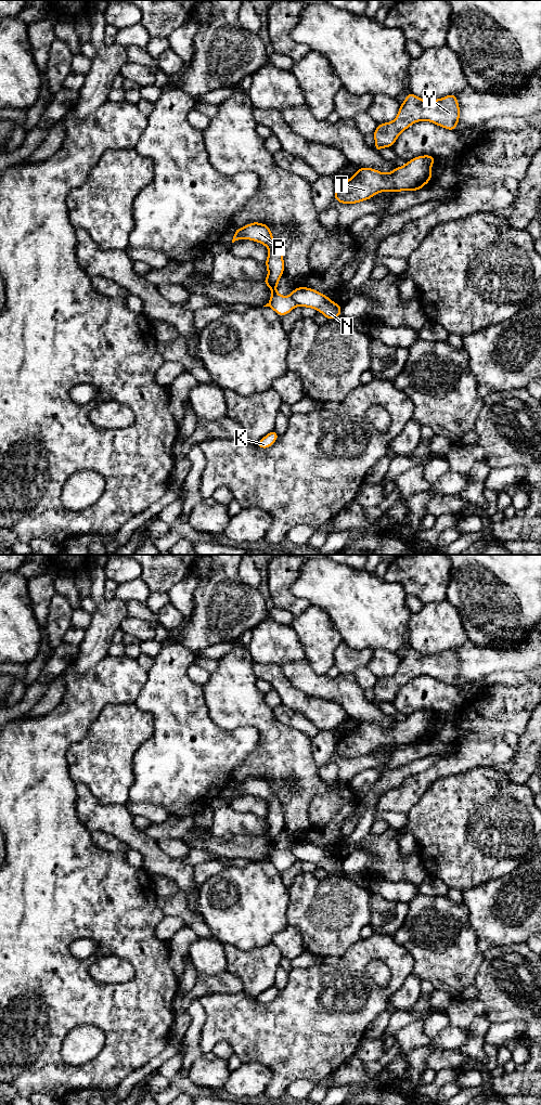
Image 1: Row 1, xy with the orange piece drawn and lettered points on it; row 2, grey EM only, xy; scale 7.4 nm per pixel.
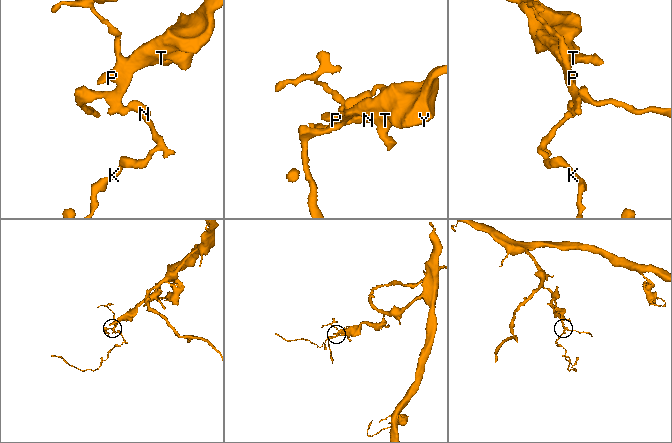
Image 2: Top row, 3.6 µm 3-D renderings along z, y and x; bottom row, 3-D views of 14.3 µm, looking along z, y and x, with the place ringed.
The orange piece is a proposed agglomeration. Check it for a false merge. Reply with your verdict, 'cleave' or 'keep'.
cleave

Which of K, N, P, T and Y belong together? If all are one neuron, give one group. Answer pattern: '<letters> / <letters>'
K N / P T Y

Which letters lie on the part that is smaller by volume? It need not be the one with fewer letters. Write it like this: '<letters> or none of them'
K, N

